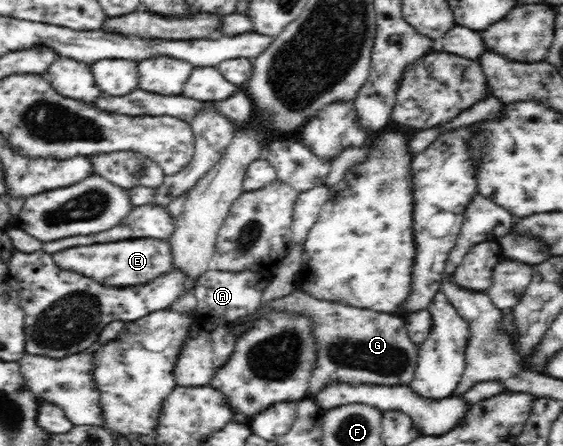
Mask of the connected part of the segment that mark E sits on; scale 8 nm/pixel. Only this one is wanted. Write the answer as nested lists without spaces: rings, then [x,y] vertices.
[[[137,238],[133,241],[129,239],[129,241],[115,241],[115,243],[103,243],[103,245],[99,243],[99,245],[65,249],[65,251],[55,253],[53,259],[61,269],[79,271],[87,277],[97,279],[99,284],[117,288],[147,283],[173,268],[173,250],[169,241],[154,238]]]

